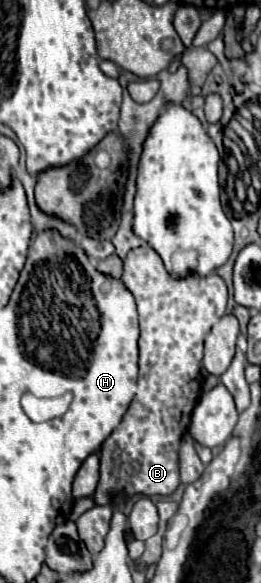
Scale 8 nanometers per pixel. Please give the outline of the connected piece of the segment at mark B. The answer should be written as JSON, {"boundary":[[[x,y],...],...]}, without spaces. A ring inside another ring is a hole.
{"boundary":[[[139,246],[129,250],[127,258],[123,260],[121,282],[135,296],[139,310],[139,380],[137,394],[129,410],[125,412],[121,424],[109,434],[109,438],[101,446],[101,478],[93,500],[95,504],[105,506],[113,504],[121,496],[169,496],[179,486],[179,446],[189,426],[191,412],[201,396],[203,340],[211,326],[225,314],[227,306],[227,286],[219,274],[213,272],[207,276],[197,276],[195,272],[191,272],[185,278],[173,278],[151,246]]]}

